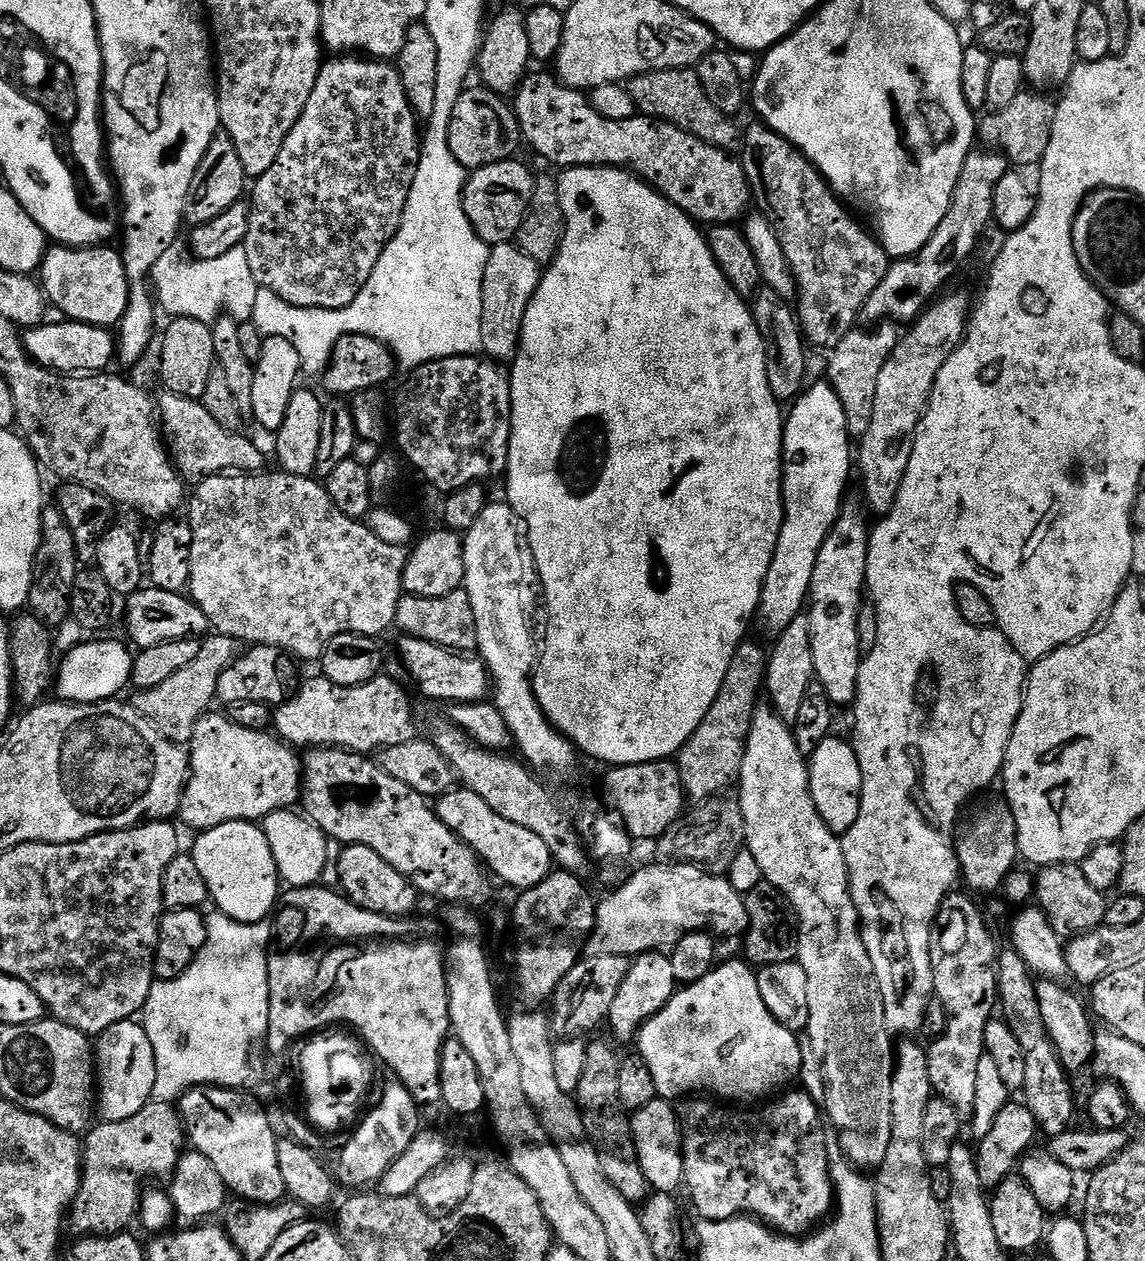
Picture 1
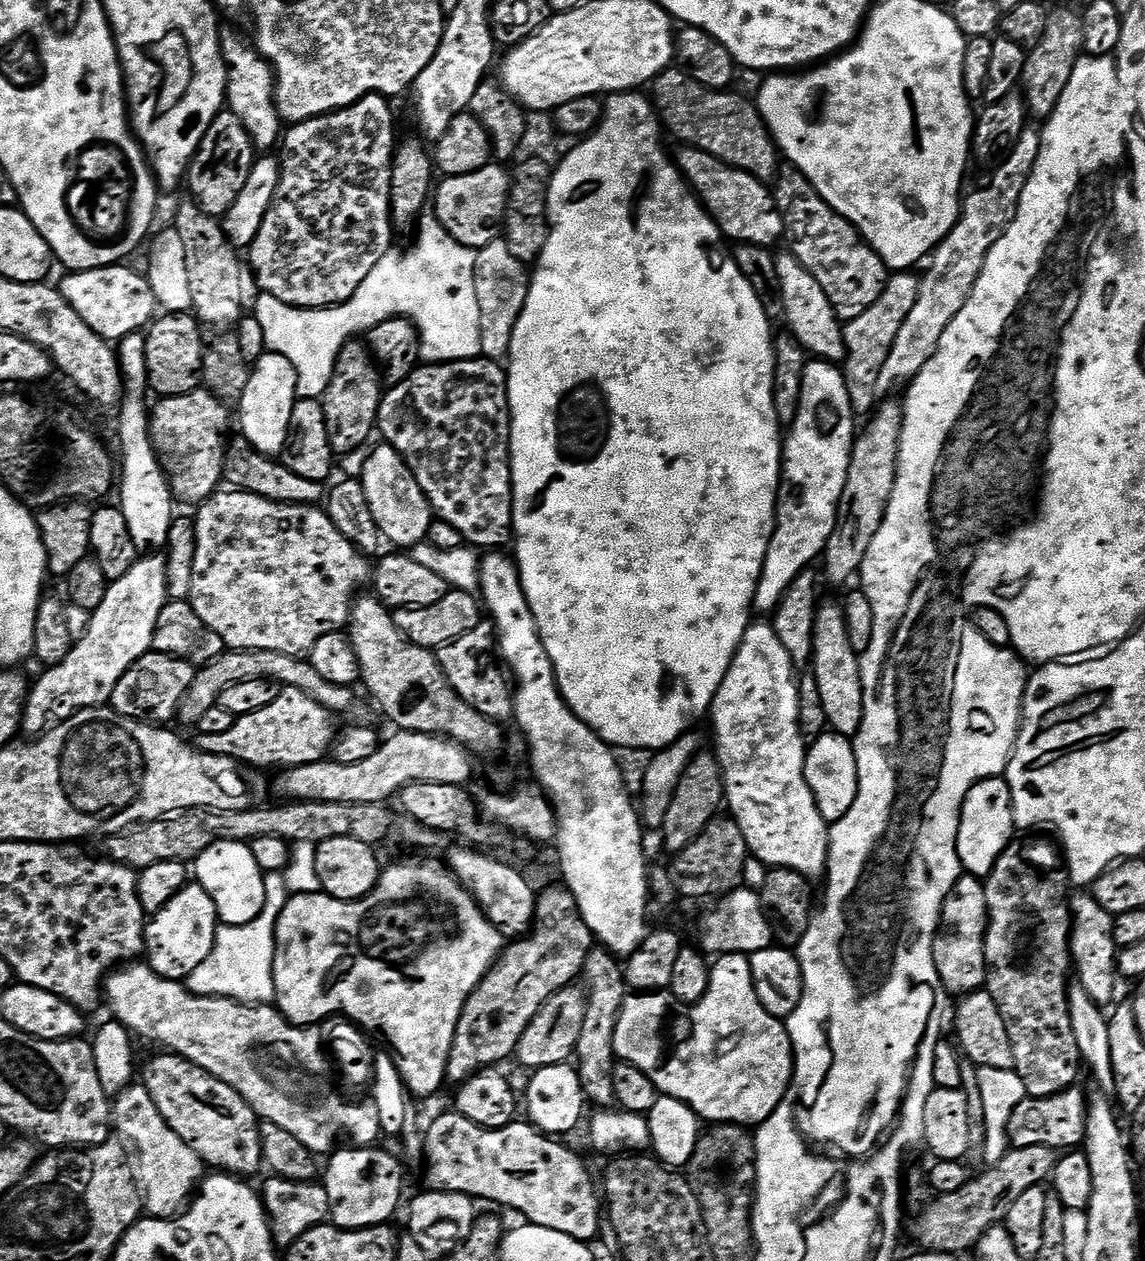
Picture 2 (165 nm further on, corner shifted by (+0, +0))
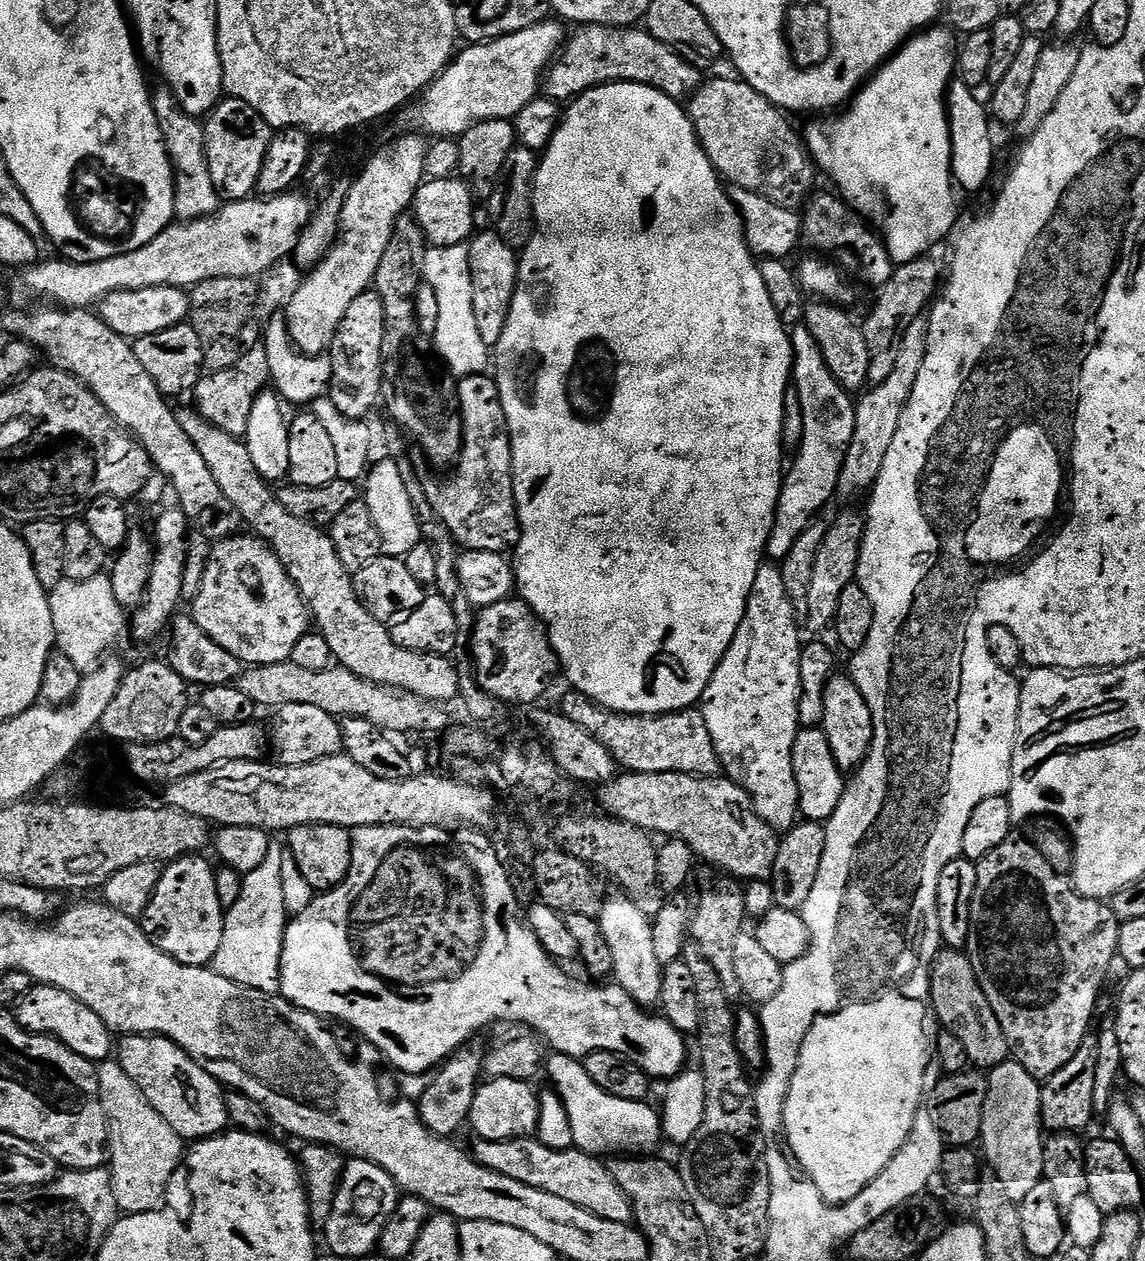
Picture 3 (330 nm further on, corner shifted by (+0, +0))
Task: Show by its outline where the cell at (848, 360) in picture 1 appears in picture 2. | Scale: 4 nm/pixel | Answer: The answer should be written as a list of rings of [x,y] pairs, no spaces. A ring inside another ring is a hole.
[[[908,270],[897,271],[889,275],[886,290],[882,290],[878,302],[874,302],[870,310],[858,314],[858,318],[844,324],[846,356],[842,361],[842,371],[846,390],[850,394],[850,406],[857,417],[867,417],[877,403],[876,387],[878,386],[878,373],[882,371],[882,362],[886,362],[886,354],[890,354],[890,346],[894,346],[894,338],[902,322],[906,322],[910,310],[914,310],[914,302],[918,302],[919,289],[919,275]]]

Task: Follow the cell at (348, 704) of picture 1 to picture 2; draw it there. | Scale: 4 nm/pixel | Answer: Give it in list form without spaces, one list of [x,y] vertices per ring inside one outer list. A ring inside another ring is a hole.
[[[281,687],[278,698],[270,706],[254,710],[254,714],[237,716],[234,726],[222,734],[200,736],[198,747],[202,752],[225,756],[252,768],[297,768],[316,764],[329,755],[338,735],[338,727],[332,720],[335,720],[334,713],[302,690]]]

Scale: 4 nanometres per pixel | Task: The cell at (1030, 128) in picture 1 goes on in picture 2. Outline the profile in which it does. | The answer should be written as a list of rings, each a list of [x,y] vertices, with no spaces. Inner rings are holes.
[[[1052,8],[1048,13],[1046,30],[1037,44],[1027,49],[1028,60],[1024,63],[1024,79],[1022,95],[1029,113],[1039,118],[1046,118],[1058,104],[1066,82],[1070,82],[1070,74],[1074,66],[1082,59],[1084,43],[1082,42],[1082,22],[1079,11],[1071,12],[1068,8]]]

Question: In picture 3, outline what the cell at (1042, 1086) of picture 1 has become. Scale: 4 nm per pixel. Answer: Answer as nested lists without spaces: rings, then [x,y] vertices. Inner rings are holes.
[[[1009,834],[1003,842],[994,846],[994,850],[990,850],[990,854],[986,854],[976,864],[978,886],[972,899],[972,925],[968,931],[966,955],[968,961],[974,966],[974,974],[1006,1034],[1008,1047],[1015,1063],[1021,1064],[1038,1082],[1043,1082],[1058,1070],[1062,1070],[1062,1066],[1066,1066],[1066,1062],[1070,1062],[1070,1058],[1074,1058],[1074,1054],[1078,1054],[1078,1050],[1085,1047],[1087,1040],[1084,1039],[1087,1038],[1088,1027],[1092,1024],[1092,1014],[1096,1008],[1096,998],[1100,994],[1100,986],[1108,976],[1108,967],[1111,966],[1112,959],[1115,961],[1118,956],[1116,947],[1118,946],[1121,921],[1117,920],[1111,907],[1105,901],[1091,900],[1080,895],[1071,879],[1059,876],[1050,866],[1050,862],[1046,862],[1043,854],[1033,846],[1027,835],[1016,835]]]

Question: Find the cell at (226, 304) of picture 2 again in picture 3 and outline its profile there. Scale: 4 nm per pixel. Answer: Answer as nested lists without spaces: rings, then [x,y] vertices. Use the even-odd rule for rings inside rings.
[[[171,91],[156,92],[152,97],[152,106],[160,119],[164,133],[164,145],[168,148],[168,157],[172,159],[176,196],[175,219],[180,222],[199,222],[217,211],[221,196],[210,178],[210,170],[204,153],[204,125],[195,116],[185,116],[180,111]]]

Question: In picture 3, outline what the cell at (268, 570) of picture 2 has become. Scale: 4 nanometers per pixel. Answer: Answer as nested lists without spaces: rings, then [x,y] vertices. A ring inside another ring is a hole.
[[[237,534],[215,541],[206,556],[205,574],[196,600],[191,601],[190,615],[196,625],[222,650],[234,654],[246,666],[282,664],[291,661],[299,640],[310,632],[310,609],[298,601],[296,584],[292,581],[276,553],[255,535]]]

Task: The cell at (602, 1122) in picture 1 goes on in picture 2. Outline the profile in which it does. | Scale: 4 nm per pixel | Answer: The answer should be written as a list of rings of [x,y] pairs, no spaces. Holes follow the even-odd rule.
[[[603,946],[593,947],[592,953],[586,958],[582,984],[586,989],[588,1005],[586,1018],[582,1021],[582,1034],[576,1043],[574,1060],[578,1065],[580,1085],[585,1097],[591,1103],[593,1100],[594,1103],[600,1104],[596,1106],[608,1106],[616,1099],[612,1078],[612,1071],[616,1069],[618,1063],[614,1050],[614,1030],[618,1026],[620,1011],[625,998],[630,995],[630,989],[624,981],[621,961]]]

